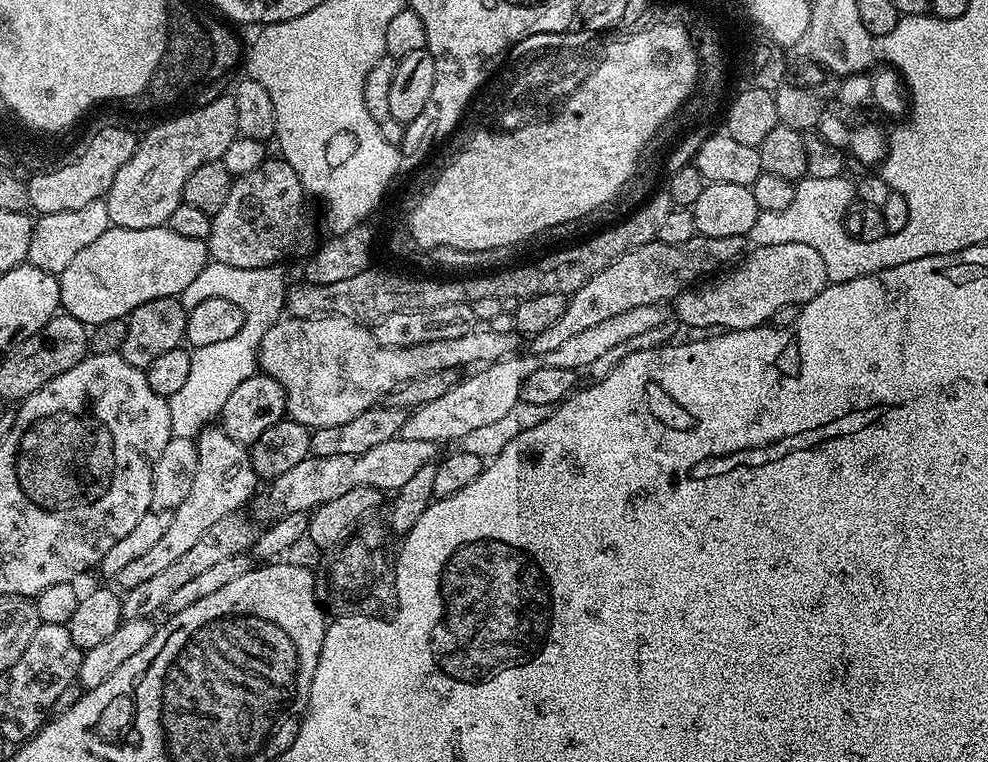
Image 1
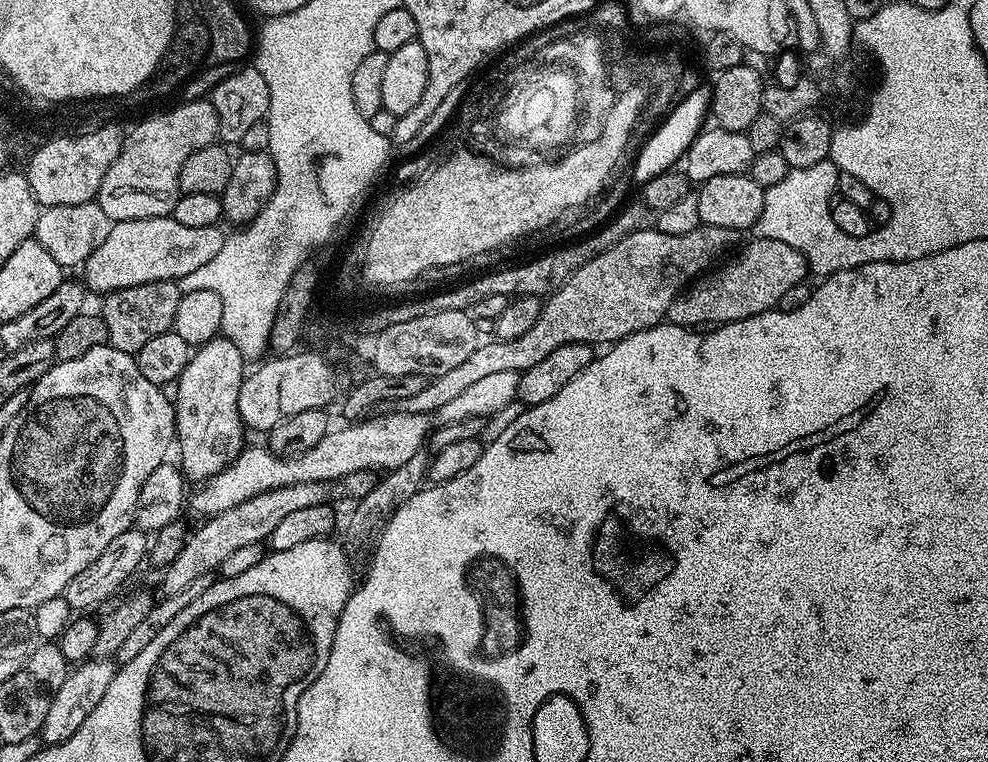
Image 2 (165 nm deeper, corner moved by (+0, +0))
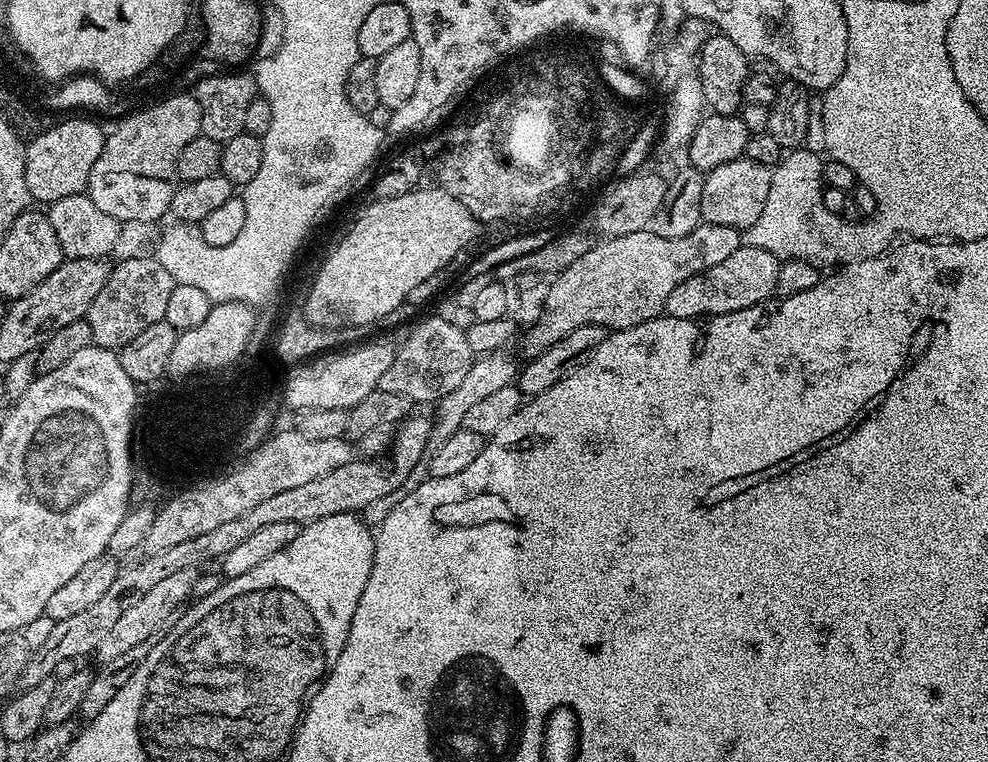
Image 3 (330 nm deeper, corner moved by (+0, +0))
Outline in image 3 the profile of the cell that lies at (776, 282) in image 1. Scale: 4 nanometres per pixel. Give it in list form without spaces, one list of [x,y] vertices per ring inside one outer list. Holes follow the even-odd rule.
[[[742,246],[734,250],[734,254],[729,254],[723,262],[718,262],[718,266],[710,266],[710,270],[686,278],[686,282],[678,282],[678,286],[674,286],[674,291],[670,293],[670,298],[666,298],[664,312],[674,318],[699,321],[701,318],[758,306],[776,296],[781,263],[782,260],[769,250]]]

